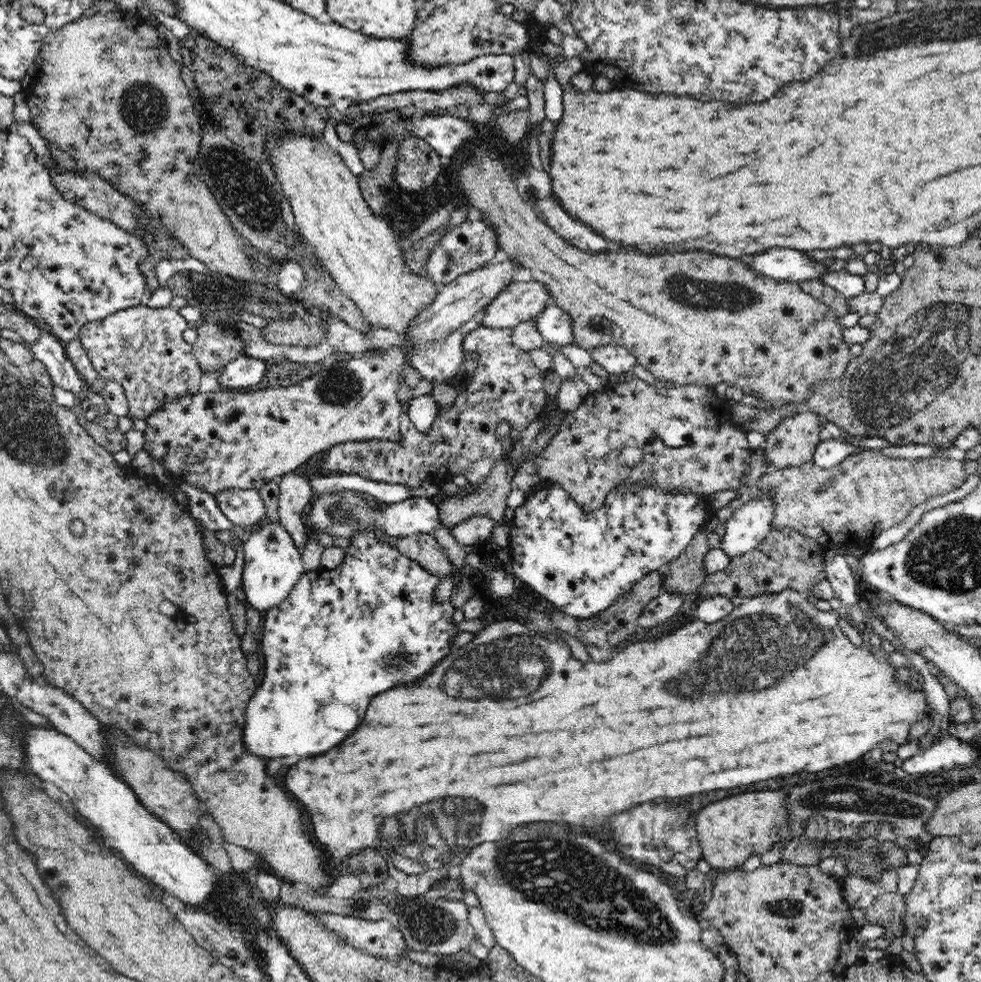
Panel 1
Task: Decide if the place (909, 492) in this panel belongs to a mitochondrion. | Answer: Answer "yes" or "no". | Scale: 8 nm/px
no

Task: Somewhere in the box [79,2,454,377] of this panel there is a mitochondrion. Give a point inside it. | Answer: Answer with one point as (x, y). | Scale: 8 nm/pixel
(248, 195)

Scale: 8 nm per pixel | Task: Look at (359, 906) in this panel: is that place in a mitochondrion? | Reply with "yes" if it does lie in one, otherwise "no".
no

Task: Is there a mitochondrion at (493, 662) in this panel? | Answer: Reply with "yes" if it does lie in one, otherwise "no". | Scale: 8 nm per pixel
yes

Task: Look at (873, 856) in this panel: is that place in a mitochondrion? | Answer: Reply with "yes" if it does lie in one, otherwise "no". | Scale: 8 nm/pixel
yes

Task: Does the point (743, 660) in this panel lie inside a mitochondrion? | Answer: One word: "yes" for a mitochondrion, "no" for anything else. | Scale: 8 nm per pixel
yes

